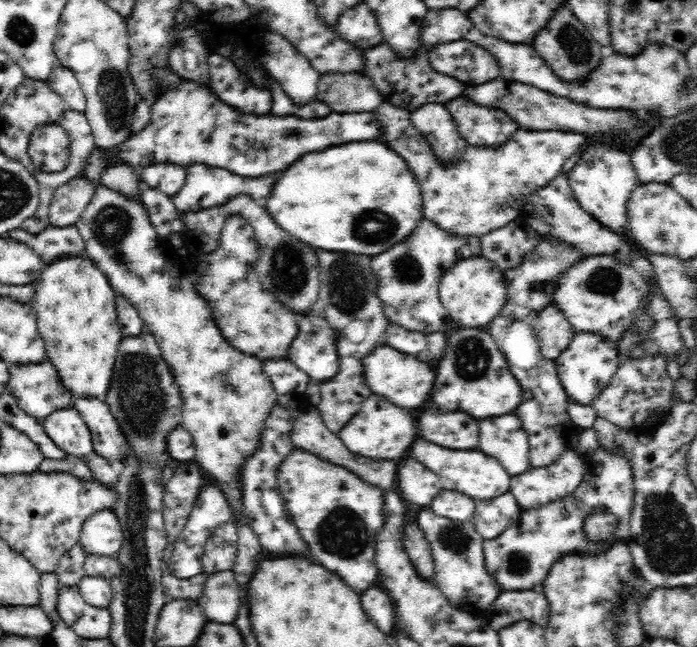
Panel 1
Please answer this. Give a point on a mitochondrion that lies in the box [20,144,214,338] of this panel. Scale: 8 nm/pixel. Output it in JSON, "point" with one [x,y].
{"point":[111,224]}

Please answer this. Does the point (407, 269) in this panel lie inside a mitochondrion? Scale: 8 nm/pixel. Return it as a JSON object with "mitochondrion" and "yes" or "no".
{"mitochondrion":"yes"}

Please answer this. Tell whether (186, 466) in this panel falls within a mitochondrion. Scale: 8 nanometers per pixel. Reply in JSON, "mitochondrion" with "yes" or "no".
{"mitochondrion":"no"}

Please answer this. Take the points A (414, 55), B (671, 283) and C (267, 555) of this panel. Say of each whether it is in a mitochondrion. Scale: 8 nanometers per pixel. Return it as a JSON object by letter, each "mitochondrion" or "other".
{"A":"other","B":"other","C":"other"}

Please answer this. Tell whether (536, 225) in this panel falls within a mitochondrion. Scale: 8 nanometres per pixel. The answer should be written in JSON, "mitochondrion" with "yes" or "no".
{"mitochondrion":"no"}

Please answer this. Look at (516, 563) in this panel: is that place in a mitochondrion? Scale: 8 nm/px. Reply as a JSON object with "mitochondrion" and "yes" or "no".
{"mitochondrion":"yes"}

